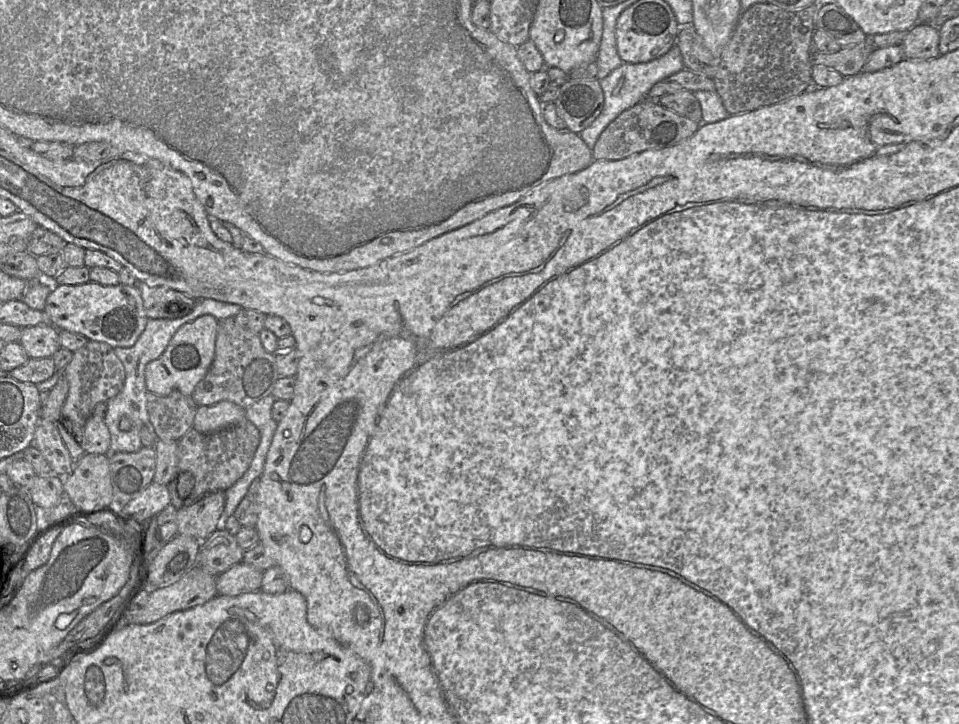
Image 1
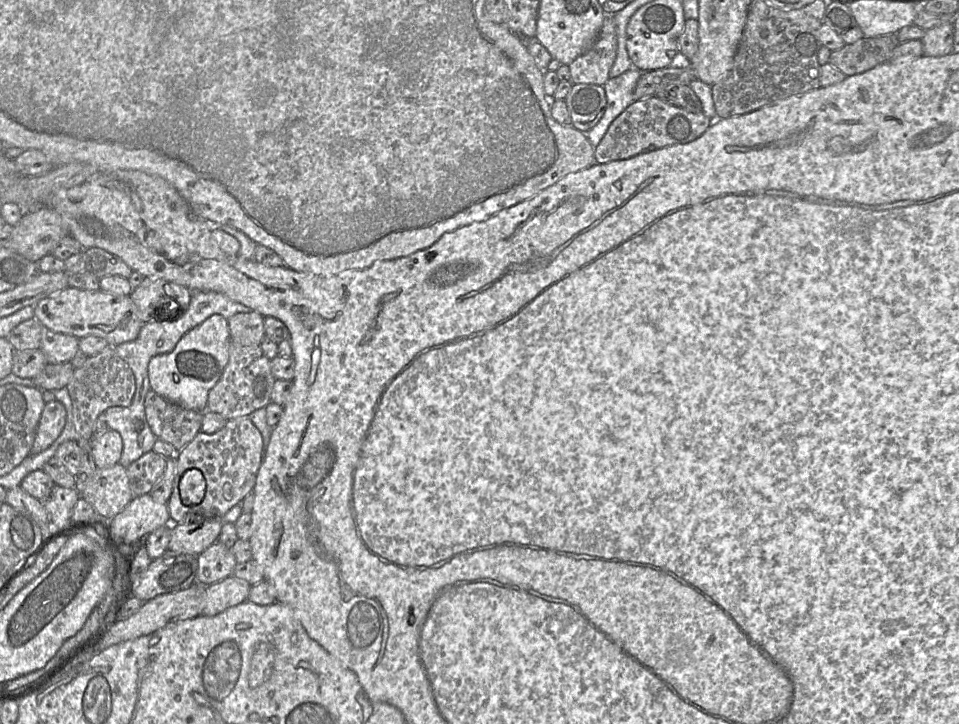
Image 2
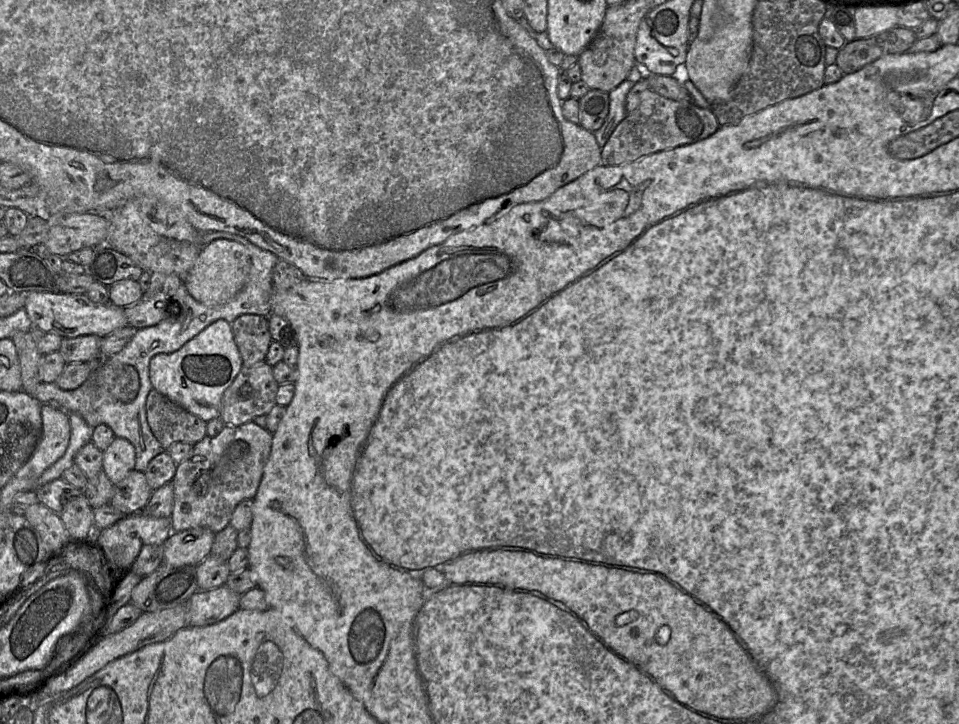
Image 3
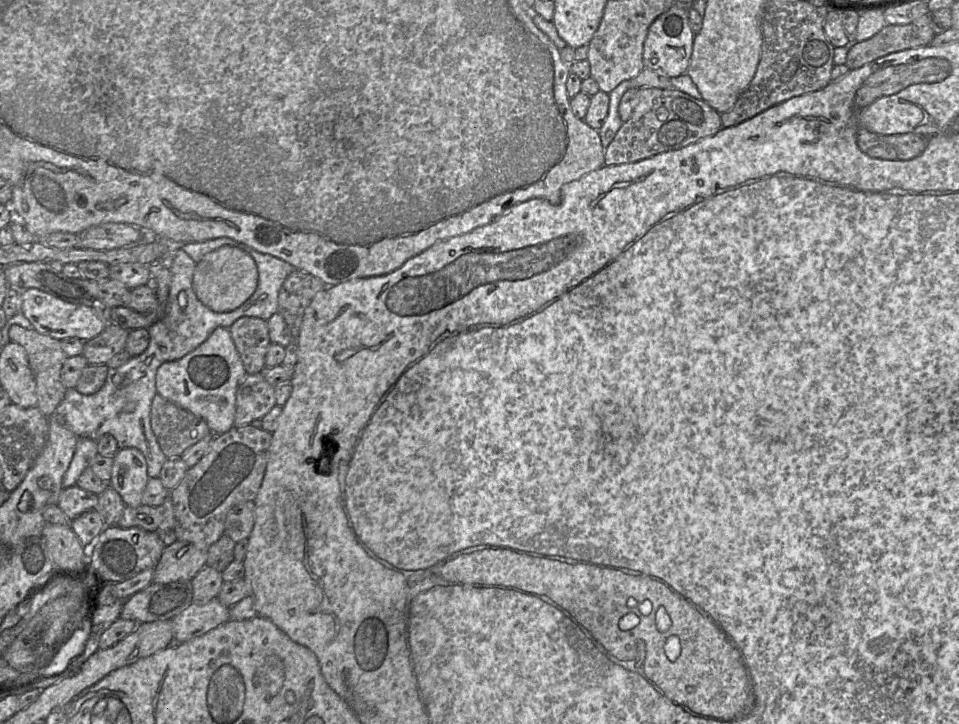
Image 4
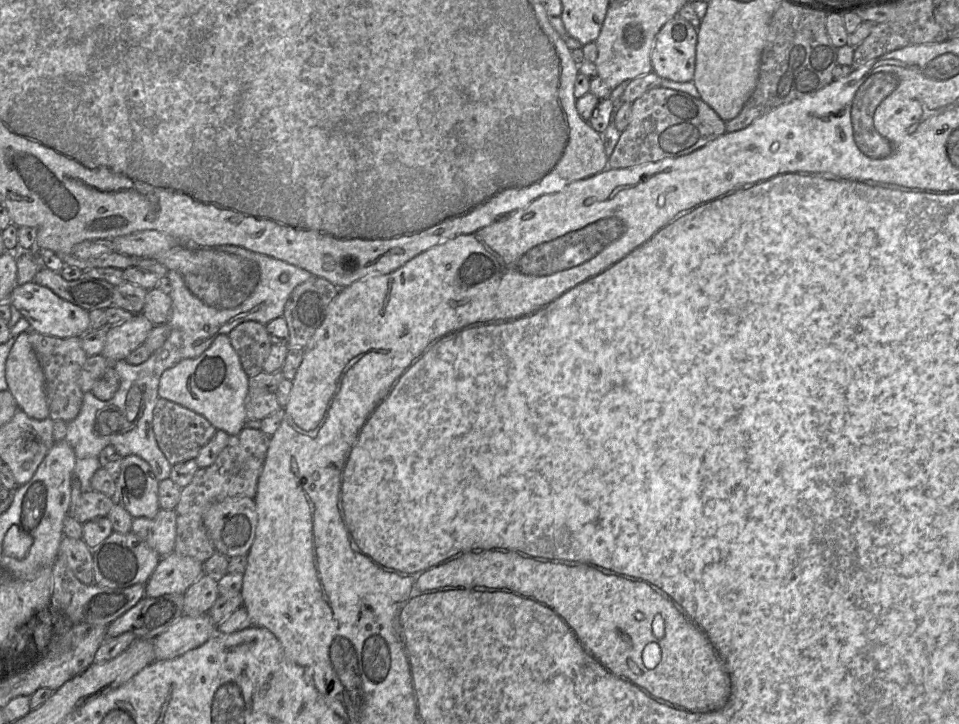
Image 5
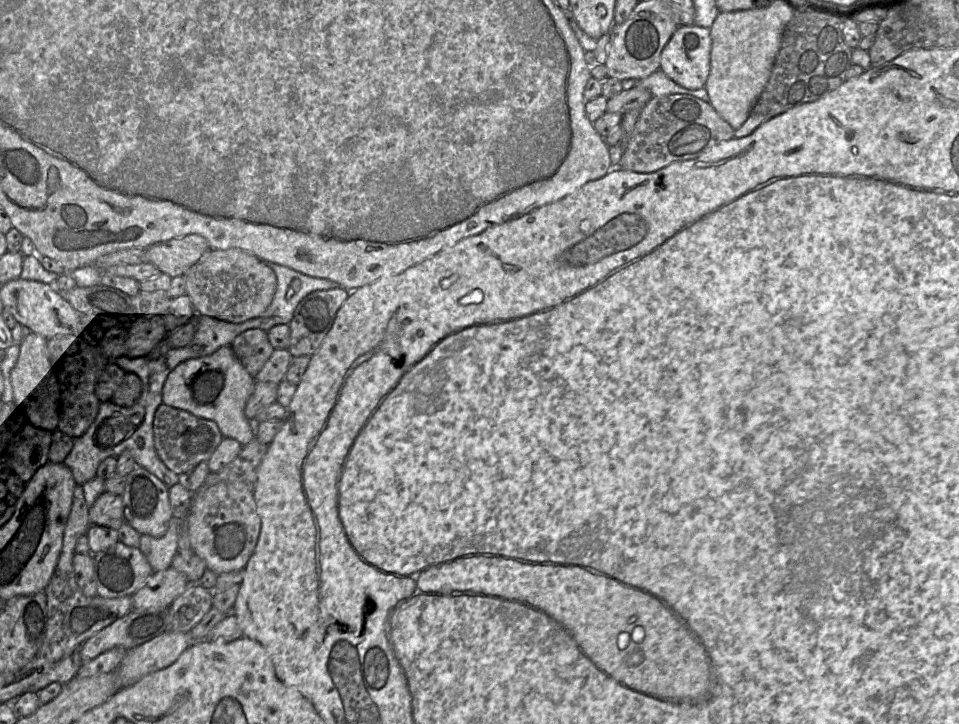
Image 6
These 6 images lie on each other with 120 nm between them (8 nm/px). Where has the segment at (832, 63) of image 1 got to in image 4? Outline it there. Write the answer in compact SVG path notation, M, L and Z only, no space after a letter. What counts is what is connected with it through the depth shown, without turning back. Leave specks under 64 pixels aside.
M930 13L910 24L886 25L870 39L854 44L848 51L845 65L855 70L891 53L928 46L934 36Z

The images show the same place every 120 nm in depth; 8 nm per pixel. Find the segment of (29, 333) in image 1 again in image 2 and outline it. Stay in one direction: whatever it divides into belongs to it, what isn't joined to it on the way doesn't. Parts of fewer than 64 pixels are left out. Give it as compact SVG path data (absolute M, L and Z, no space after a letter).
M46 329L43 332L39 349L43 352L47 363L70 362L79 351L79 339Z

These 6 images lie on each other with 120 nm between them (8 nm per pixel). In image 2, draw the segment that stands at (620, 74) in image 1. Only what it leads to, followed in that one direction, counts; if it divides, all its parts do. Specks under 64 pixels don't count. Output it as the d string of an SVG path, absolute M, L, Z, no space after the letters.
M633 68L623 74L609 78L603 85L606 94L606 108L600 121L586 135L596 148L611 123L634 102L634 90L643 72Z

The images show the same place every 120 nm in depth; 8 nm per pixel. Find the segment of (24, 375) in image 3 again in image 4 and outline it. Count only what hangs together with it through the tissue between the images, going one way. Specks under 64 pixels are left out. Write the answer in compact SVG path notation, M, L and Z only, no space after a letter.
M19 325L11 326L8 335L10 341L20 344L25 349L36 383L38 408L45 416L52 416L63 400L66 391L60 380L61 368L67 357L62 350L61 340L39 333L34 328L25 329Z

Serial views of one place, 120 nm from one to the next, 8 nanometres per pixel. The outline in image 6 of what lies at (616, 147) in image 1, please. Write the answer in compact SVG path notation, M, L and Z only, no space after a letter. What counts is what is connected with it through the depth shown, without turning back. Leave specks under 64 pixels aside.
M689 94L652 96L641 109L615 168L639 173L655 172L674 162L698 158L712 146L733 138L734 132L709 102Z

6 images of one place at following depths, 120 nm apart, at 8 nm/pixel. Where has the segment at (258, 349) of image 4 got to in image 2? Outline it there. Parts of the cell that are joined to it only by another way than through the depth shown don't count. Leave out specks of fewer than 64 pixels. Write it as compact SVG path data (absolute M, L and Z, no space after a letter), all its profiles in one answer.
M250 311L236 313L227 321L231 341L243 346L260 346L265 337L264 316Z

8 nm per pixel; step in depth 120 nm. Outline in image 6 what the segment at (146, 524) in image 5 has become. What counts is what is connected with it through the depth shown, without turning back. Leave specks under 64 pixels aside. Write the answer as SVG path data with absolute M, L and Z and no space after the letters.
M173 515L168 529L162 537L156 538L148 534L140 535L139 548L155 572L165 570L171 566L178 547L181 523L182 520Z

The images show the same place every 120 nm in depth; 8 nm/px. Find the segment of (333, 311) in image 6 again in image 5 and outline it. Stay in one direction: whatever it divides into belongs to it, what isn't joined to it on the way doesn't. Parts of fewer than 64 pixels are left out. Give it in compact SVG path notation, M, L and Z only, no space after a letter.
M312 276L293 289L283 312L289 330L288 349L307 345L339 291L337 286L317 276Z

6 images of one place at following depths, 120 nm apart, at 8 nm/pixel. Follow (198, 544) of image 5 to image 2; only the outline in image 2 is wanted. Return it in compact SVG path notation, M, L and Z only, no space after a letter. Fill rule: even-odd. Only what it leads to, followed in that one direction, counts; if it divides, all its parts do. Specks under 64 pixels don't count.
M248 416L229 419L221 429L212 434L199 431L175 455L173 490L167 502L170 524L186 523L190 516L222 519L233 506L252 491L262 460L262 434ZM190 468L196 468L202 472L206 481L206 491L200 503L186 506L180 498L179 482L184 472Z

